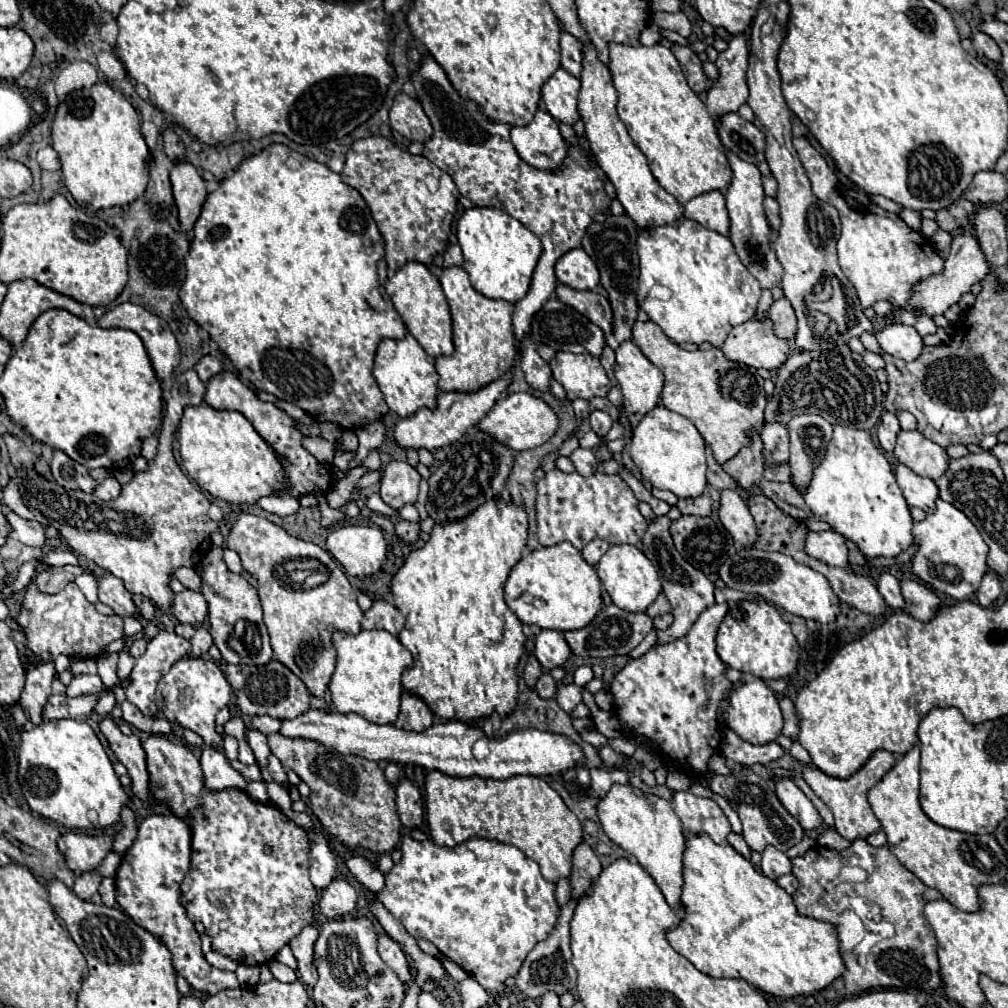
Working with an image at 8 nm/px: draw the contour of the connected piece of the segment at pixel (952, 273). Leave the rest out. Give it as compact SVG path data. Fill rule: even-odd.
M961 234L961 236L955 236L953 242L951 242L951 252L945 260L945 266L939 274L933 274L933 276L927 276L919 282L915 282L913 290L911 290L911 296L909 300L895 308L891 314L885 316L885 324L909 324L913 326L917 322L919 316L929 316L929 318L935 318L939 314L943 314L945 310L949 310L953 304L959 302L959 298L971 290L973 284L981 282L985 276L987 276L987 260L977 244L977 238L973 234Z

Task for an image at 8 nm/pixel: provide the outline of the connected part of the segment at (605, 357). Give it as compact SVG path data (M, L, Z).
M605 346L603 348L603 354L601 354L601 364L603 364L603 368L607 370L607 376L613 380L613 386L615 386L615 378L613 378L613 364L615 364L615 350L613 348L609 348L609 346Z

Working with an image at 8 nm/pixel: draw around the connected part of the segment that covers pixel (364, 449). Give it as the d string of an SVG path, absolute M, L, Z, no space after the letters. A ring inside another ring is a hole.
M373 422L373 424L367 424L363 428L357 430L357 436L359 436L359 448L355 452L355 456L351 458L349 466L347 466L347 472L357 468L371 450L377 450L385 438L385 426L383 422Z

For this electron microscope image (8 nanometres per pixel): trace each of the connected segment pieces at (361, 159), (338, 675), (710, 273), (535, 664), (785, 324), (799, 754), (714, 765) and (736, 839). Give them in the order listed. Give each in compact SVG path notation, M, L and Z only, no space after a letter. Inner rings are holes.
M381 136L363 138L349 148L341 180L353 186L371 208L373 220L385 240L389 270L399 270L407 262L429 266L435 254L445 252L457 212L459 190L451 176L425 156L413 156ZM429 176L437 180L435 188L429 188Z
M361 630L357 636L335 632L333 646L337 652L337 666L329 682L333 706L339 712L355 712L379 726L393 724L399 716L401 674L413 666L411 652L383 630Z
M679 218L677 224L639 230L637 252L637 304L671 342L709 342L721 348L731 328L755 314L761 296L759 282L735 256L735 248L727 236L719 236L693 220Z
M529 654L529 660L527 660L527 664L525 664L525 672L523 672L523 678L525 678L527 686L533 688L535 680L537 680L541 674L543 674L543 672L541 672L541 664L539 664L539 660L537 660L533 654Z
M787 298L773 302L767 316L773 322L773 332L777 338L783 338L783 340L795 338L795 312Z
M796 738L792 739L792 746L789 753L792 757L804 765L811 763L811 757L809 756L809 753L801 746Z
M717 750L717 752L713 754L713 758L711 758L709 766L711 766L711 770L713 770L713 772L723 774L723 776L729 776L729 774L733 772L731 768L727 768L727 766L725 766L725 756L723 756L723 752L721 752L721 750Z
M731 831L727 836L728 843L743 857L746 859L750 859L750 852L751 849L747 845L747 843L744 841L742 835L736 834L733 831Z

